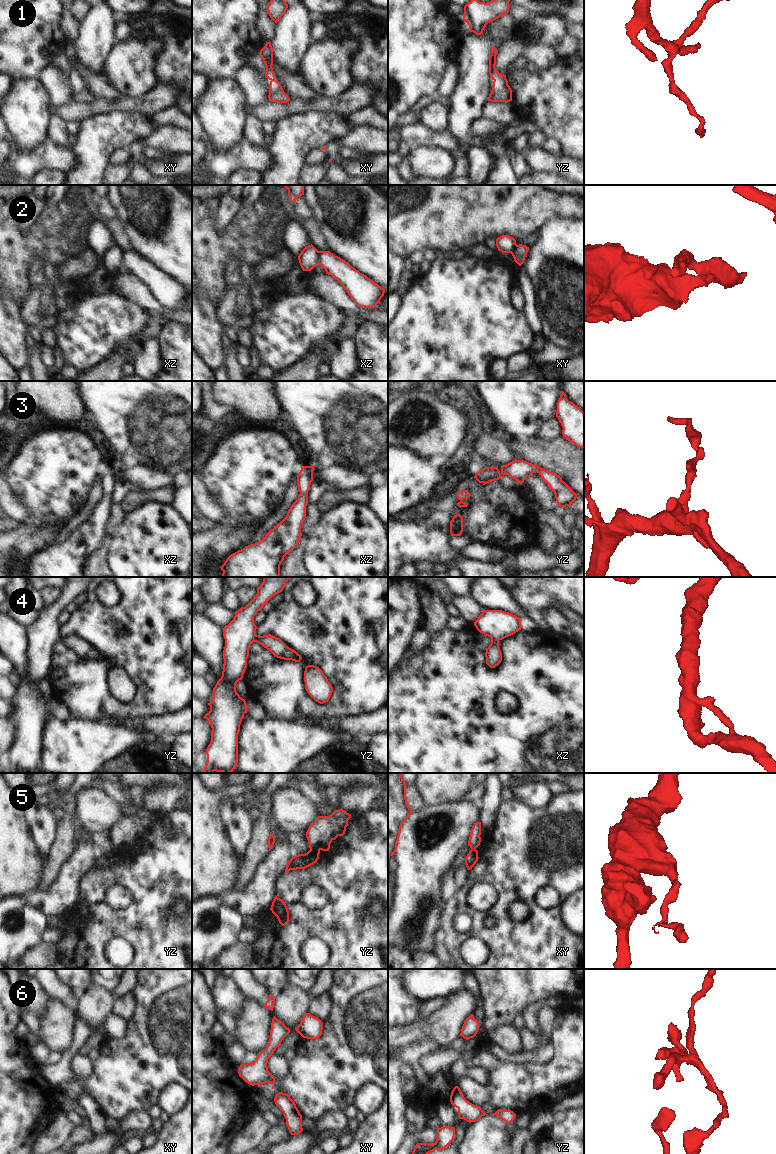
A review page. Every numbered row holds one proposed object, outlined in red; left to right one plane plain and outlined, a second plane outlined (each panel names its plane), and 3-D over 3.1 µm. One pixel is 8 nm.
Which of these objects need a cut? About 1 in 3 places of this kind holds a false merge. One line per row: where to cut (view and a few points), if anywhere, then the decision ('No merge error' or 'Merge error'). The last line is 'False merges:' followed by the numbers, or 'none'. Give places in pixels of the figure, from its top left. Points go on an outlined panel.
1: No split. No merge error
2: Split along xz (320, 251), (317, 257), (317, 264). Merge error
3: No split. No merge error
4: No split. No merge error
5: Split along yz (310, 849), (319, 850). Merge error
6: No split. No merge error
False merges: 2, 5.

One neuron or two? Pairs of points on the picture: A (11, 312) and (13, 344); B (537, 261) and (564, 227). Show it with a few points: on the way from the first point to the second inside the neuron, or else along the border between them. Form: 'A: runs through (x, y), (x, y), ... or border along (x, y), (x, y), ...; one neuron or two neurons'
A: runs through (11, 320), (11, 336); one neuron
B: runs through (544, 253), (562, 235); one neuron

